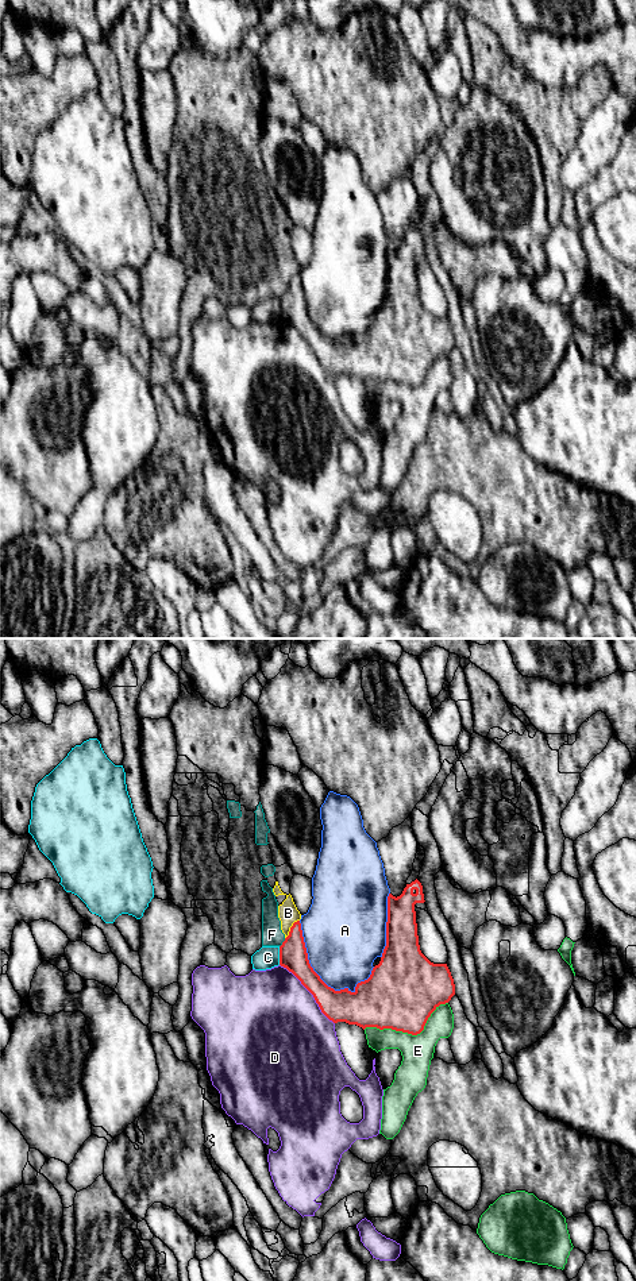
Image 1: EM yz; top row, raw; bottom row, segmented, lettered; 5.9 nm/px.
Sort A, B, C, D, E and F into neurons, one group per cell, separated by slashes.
A / B F / C / D / E

